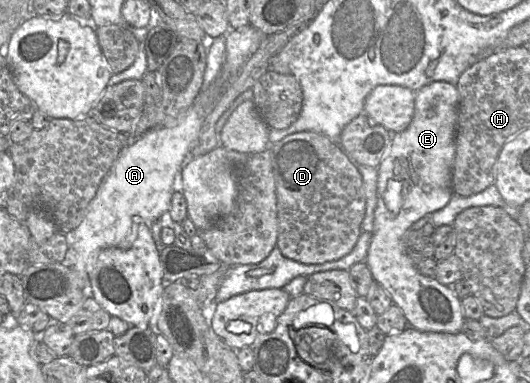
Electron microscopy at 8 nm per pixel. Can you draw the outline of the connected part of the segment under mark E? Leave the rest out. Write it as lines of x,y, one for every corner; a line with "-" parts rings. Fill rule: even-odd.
433,81
415,92
414,115
409,126
393,135
392,144
379,164
377,205
374,229
366,262
374,280
390,294
408,321
408,326
422,332
455,334
462,331
465,321
461,300
450,286
443,285
435,277
424,276
411,262
404,247
404,234
421,218
444,208
454,194
452,168
455,158
459,94
456,85
446,81

